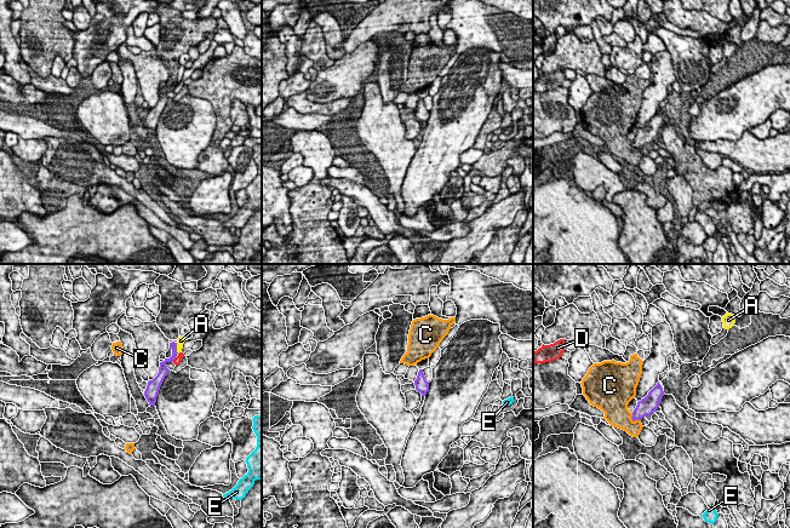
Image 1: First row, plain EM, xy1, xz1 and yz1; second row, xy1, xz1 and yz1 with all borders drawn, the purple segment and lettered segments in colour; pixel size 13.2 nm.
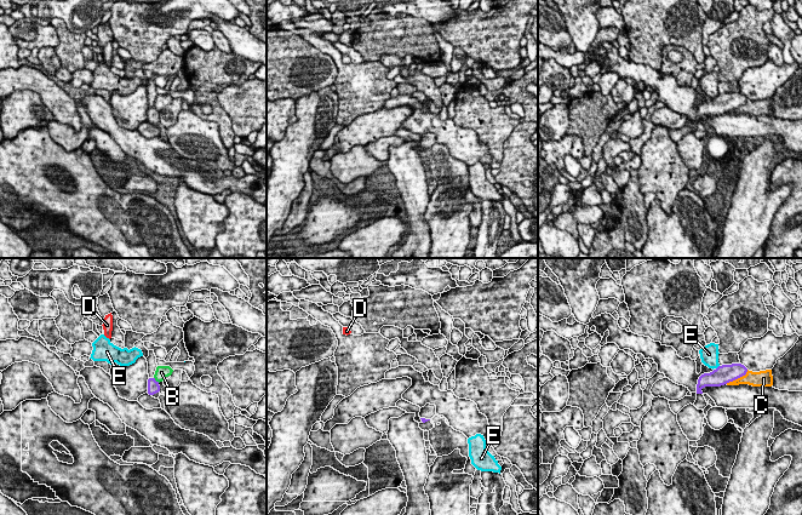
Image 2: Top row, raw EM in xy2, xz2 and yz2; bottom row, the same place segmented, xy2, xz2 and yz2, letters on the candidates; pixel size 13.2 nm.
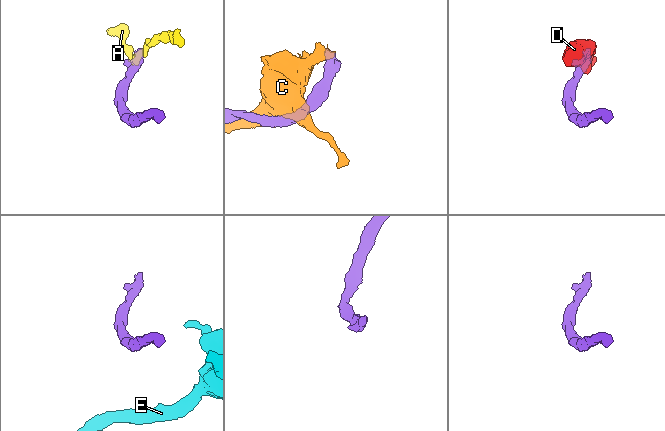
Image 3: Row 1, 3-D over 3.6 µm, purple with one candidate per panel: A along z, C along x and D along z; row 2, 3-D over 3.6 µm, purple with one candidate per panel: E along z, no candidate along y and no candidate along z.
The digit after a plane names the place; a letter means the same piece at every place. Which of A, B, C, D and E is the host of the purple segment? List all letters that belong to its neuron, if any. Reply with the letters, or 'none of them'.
none of them

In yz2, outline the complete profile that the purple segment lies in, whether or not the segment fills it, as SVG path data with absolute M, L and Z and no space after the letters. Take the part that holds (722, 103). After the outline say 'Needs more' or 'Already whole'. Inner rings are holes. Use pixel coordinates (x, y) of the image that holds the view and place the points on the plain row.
M741 92L722 93L710 102L699 105L697 113L697 122L703 122L705 115L721 115L745 104L747 97Z. Already whole

